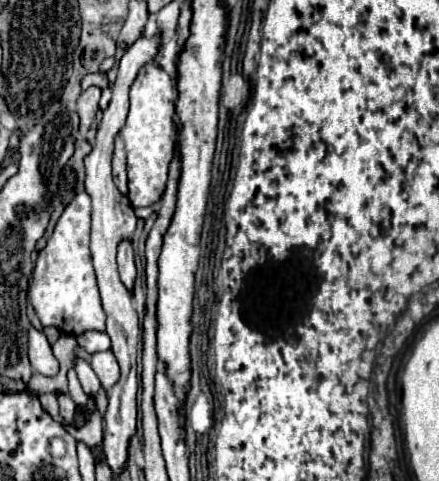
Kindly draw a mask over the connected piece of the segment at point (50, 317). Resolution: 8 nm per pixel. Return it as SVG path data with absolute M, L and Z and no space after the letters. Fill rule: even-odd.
M87 192L77 194L69 202L65 212L57 220L47 246L39 252L29 282L29 302L33 304L41 324L55 326L63 334L69 334L73 338L91 330L105 330L105 312L101 308L99 288L89 252L89 212L91 198L87 196Z

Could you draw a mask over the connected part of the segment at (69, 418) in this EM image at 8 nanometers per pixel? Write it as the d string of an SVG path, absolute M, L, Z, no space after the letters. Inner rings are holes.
M59 396L59 416L61 416L63 424L67 424L67 426L73 424L75 410L77 410L77 406L69 396Z

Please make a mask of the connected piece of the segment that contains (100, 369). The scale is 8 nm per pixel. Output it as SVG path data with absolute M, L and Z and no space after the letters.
M111 350L93 354L91 368L95 370L95 374L97 374L97 378L99 378L99 382L101 382L101 386L103 386L105 390L111 390L113 384L115 384L115 382L119 380L119 376L121 376L119 364L117 364L117 360L115 360L115 356L113 356Z

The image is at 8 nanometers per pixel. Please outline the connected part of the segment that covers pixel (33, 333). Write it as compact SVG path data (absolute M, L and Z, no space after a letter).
M29 328L29 360L33 370L43 376L55 376L59 372L59 364L51 352L45 334L35 328Z

